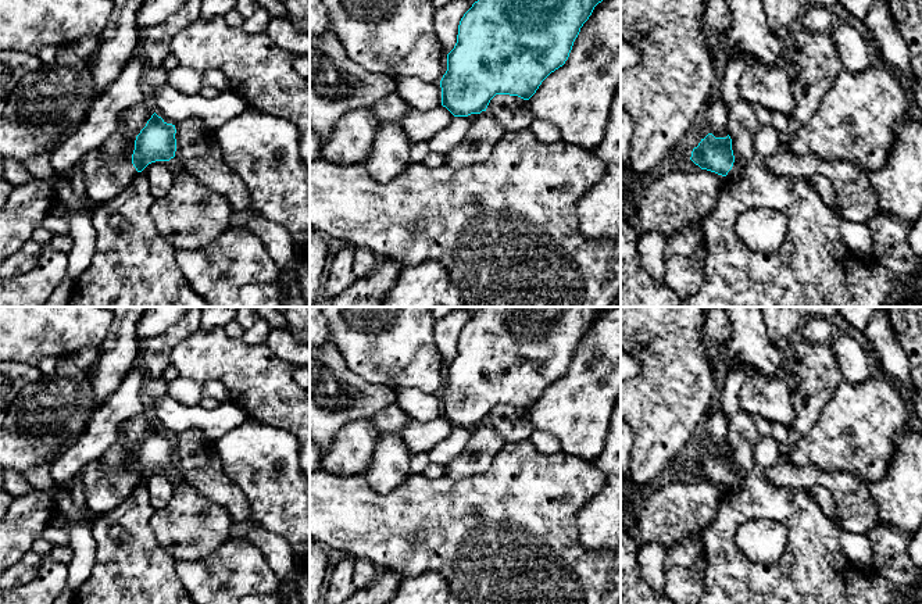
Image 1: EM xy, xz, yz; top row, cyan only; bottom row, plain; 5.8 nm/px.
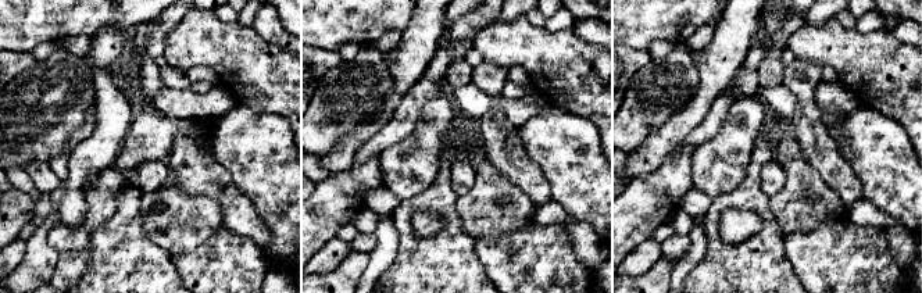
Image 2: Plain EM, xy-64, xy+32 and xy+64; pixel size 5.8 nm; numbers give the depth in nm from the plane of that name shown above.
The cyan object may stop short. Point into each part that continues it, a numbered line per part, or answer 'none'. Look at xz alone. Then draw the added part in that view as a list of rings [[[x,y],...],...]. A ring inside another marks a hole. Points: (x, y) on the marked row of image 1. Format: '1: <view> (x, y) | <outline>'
1: xz (420, 125) | [[[443,106],[433,110],[419,111],[411,110],[401,121],[400,126],[405,131],[412,144],[430,140],[433,136],[446,129],[453,114]]]

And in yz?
1: yz (743, 124) | [[[743,99],[729,106],[728,118],[728,132],[732,139],[735,162],[725,178],[739,179],[743,167],[754,156],[754,136],[761,124],[751,103]]]

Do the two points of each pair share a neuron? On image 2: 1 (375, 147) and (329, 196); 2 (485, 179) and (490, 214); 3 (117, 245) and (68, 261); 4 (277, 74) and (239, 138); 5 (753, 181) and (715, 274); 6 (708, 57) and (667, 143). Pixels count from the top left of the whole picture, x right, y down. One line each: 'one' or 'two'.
1: two
2: one
3: two
4: two
5: one
6: one

